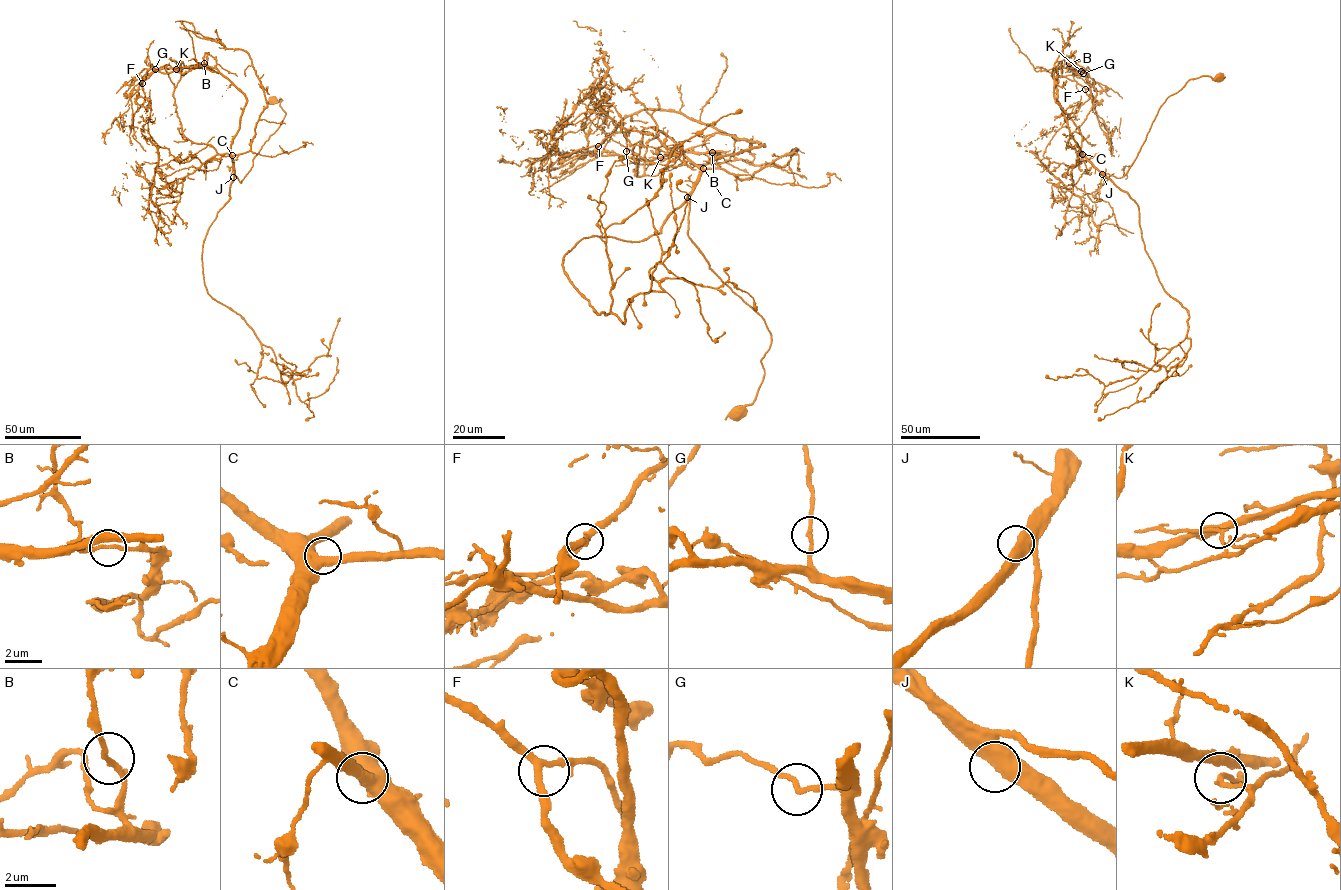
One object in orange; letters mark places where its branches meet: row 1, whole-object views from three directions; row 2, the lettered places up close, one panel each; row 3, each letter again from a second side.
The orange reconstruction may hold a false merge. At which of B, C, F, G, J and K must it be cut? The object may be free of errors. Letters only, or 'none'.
K

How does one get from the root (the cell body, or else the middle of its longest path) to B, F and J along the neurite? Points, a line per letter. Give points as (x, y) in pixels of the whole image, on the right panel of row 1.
B: (1219, 78), (1189, 79), (1170, 95), (1135, 160), (1116, 178), (1087, 158), (1068, 127), (1056, 72), (1069, 63)
F: (1219, 78), (1189, 79), (1170, 95), (1118, 178), (1101, 172), (1072, 137), (1054, 67), (1054, 79), (1085, 89)
J: (1219, 78), (1202, 76), (1189, 79), (1170, 95), (1160, 107), (1137, 157), (1125, 174), (1116, 178), (1102, 174)

